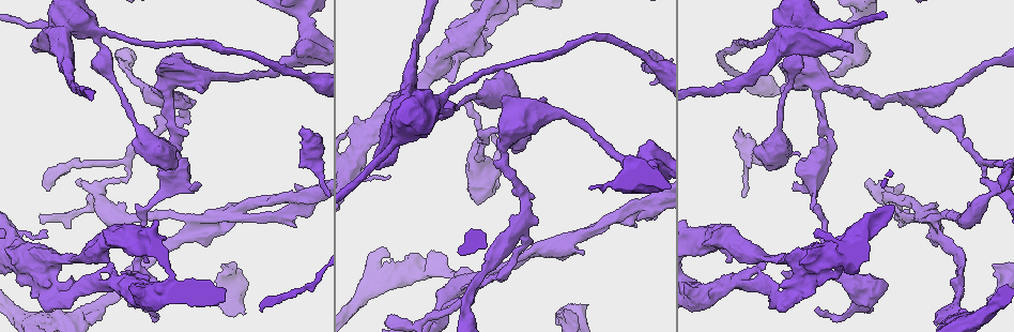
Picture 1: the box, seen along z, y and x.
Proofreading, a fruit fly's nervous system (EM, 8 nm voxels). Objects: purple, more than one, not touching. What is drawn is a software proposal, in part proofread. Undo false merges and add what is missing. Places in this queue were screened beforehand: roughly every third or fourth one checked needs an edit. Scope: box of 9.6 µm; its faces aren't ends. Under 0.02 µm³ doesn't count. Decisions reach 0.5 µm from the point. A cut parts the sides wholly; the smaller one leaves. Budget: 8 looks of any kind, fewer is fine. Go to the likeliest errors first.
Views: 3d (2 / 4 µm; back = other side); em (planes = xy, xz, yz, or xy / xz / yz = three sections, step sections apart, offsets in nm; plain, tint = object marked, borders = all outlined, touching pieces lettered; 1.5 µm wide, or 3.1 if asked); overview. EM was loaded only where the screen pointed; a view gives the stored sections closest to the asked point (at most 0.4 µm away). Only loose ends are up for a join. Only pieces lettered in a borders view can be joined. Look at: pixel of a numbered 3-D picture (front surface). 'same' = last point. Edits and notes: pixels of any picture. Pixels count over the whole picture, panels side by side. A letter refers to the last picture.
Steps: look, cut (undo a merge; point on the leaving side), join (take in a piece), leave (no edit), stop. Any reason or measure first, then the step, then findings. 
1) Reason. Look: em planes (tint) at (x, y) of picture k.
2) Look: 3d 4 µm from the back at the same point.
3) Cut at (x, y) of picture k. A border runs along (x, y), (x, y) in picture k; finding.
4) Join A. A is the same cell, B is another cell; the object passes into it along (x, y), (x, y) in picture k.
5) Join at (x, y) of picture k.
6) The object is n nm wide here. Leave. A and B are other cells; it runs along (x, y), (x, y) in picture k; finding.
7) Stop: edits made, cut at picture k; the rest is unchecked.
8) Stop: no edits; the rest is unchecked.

Stops while still wide. Look: 3d 2 µm from the back at (228, 313) of picture 1.

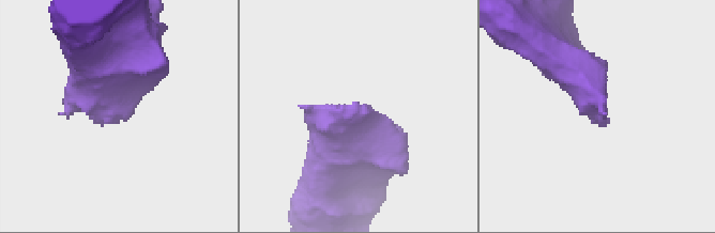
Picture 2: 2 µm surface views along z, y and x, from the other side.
Look: em yz step 4 (borders) at (356, 103) of picture 2.

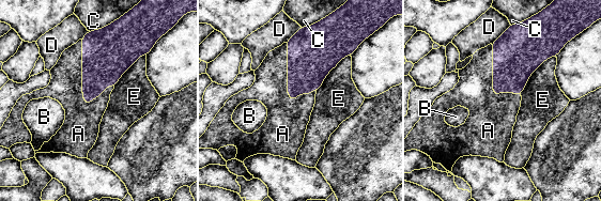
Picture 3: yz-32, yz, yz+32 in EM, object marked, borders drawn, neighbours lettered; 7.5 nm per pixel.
Another direction. Look: em planes (borders) at the same point.

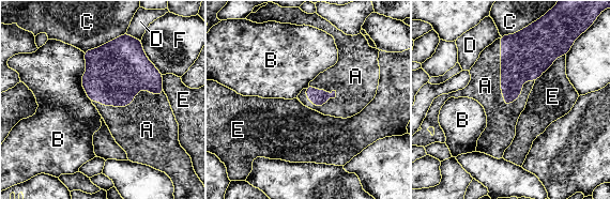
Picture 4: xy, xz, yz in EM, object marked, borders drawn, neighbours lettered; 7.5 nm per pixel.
Join A. A is the same cell, B, C, D, E and F are other cells; the object passes into it along (524, 56), (501, 74), (485, 86) in picture 4; the neuron continues.

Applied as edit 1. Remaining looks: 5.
Three arms meet. Look: em planes (borders) at (130, 163) of picture 1.

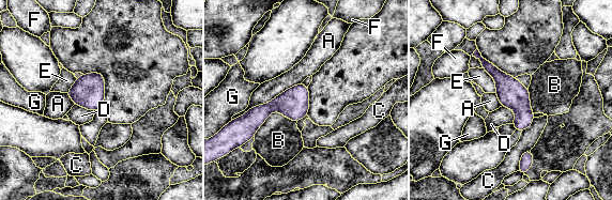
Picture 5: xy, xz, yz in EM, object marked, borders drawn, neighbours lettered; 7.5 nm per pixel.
The object is 220 nm wide here. Leave. A, B, C, D, E, F and G are other cells; it runs along (476, 54), (519, 101), (522, 127) in picture 5; all the same neuron.

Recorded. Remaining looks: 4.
Free end. Look: 3d 4 µm at (378, 168) of picture 1.

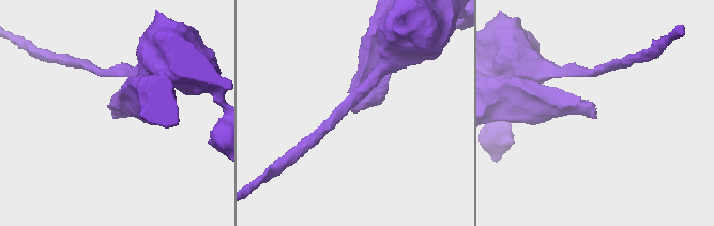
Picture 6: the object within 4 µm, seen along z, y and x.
Shape alone is not enough. Look: em planes (borders) at (352, 110) of picture 6.

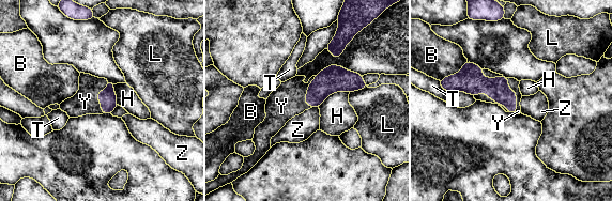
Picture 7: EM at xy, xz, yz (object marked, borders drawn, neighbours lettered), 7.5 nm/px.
Join Y. Y is the same cell, B, H, L, T and Z are other cells; the object passes into it along (108, 99), (97, 94), (85, 102) in picture 7; the neuron continues.

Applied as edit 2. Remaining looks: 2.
Stop: edits made, join at picture 4, join at picture 7; the rest is unchecked.

